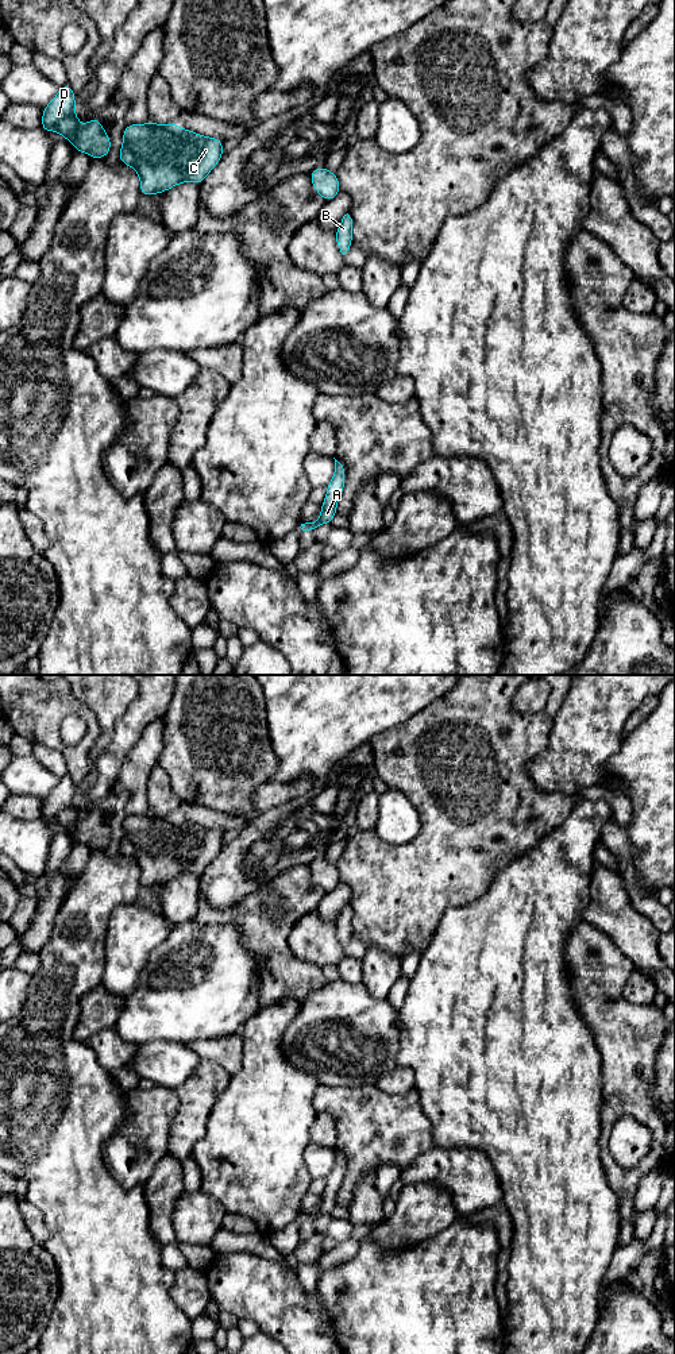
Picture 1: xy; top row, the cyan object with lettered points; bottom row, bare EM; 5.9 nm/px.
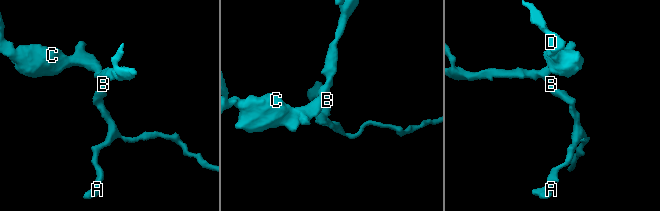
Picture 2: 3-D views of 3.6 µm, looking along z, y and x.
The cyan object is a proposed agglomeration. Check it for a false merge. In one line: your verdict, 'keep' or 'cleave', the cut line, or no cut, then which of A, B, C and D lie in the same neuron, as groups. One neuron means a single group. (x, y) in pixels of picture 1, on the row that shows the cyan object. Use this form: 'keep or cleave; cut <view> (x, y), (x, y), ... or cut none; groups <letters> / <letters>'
keep; cut none; groups A B C D

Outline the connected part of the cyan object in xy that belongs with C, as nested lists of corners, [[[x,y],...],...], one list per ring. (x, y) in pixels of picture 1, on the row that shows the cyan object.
[[[148,121],[126,126],[119,161],[136,170],[140,180],[140,196],[151,197],[186,181],[201,185],[223,154],[223,140],[219,138],[204,136],[189,128],[180,130],[176,121],[167,124]]]

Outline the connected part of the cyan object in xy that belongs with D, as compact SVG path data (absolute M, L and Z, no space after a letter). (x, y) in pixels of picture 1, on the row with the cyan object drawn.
M69 84L59 88L43 108L42 131L59 132L65 143L73 140L74 151L86 153L92 159L105 158L111 151L111 138L99 119L92 117L84 127L74 112L76 94Z

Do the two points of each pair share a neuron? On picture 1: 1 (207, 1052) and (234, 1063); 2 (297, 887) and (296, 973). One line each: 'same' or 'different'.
1: same
2: same

